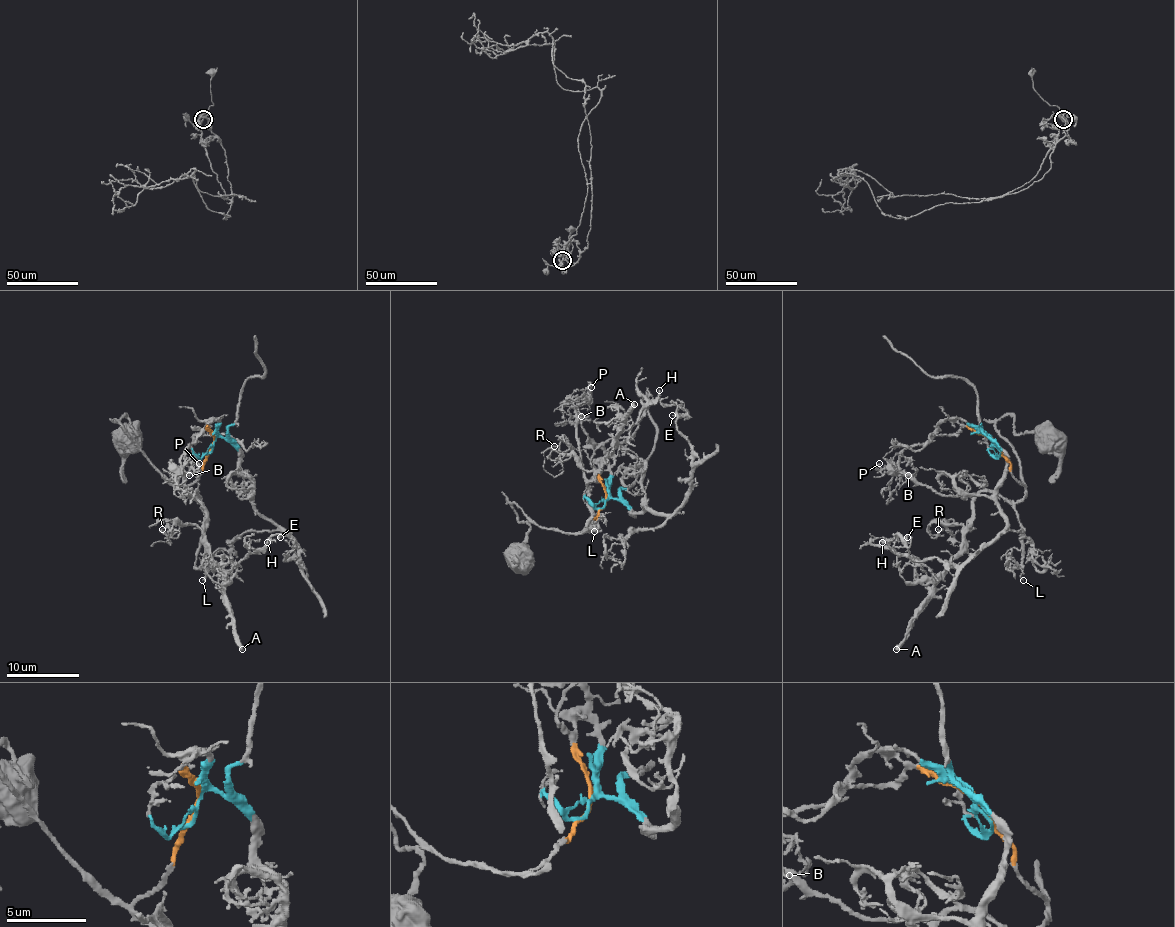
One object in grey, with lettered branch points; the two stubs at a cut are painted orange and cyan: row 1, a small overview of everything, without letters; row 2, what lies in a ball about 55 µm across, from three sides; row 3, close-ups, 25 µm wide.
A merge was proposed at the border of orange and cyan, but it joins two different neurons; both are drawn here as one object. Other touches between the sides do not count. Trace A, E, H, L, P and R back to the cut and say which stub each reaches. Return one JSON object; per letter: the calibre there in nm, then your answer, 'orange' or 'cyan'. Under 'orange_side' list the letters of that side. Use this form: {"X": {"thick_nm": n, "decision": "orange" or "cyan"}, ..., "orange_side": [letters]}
{"A": {"thick_nm": 400, "decision": "orange"}, "E": {"thick_nm": 140, "decision": "cyan"}, "H": {"thick_nm": 180, "decision": "orange"}, "L": {"thick_nm": 130, "decision": "orange"}, "P": {"thick_nm": 180, "decision": "cyan"}, "R": {"thick_nm": 130, "decision": "orange"}, "orange_side": ["A", "H", "L", "R"]}

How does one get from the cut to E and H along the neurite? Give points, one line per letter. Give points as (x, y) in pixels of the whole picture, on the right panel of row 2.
E: (994, 443), (1006, 468), (995, 505), (1006, 521), (995, 535), (950, 564), (912, 559), (907, 537)
H: (994, 443), (1024, 496), (1017, 501), (981, 492), (965, 548), (952, 561), (930, 577), (912, 557), (881, 543)

